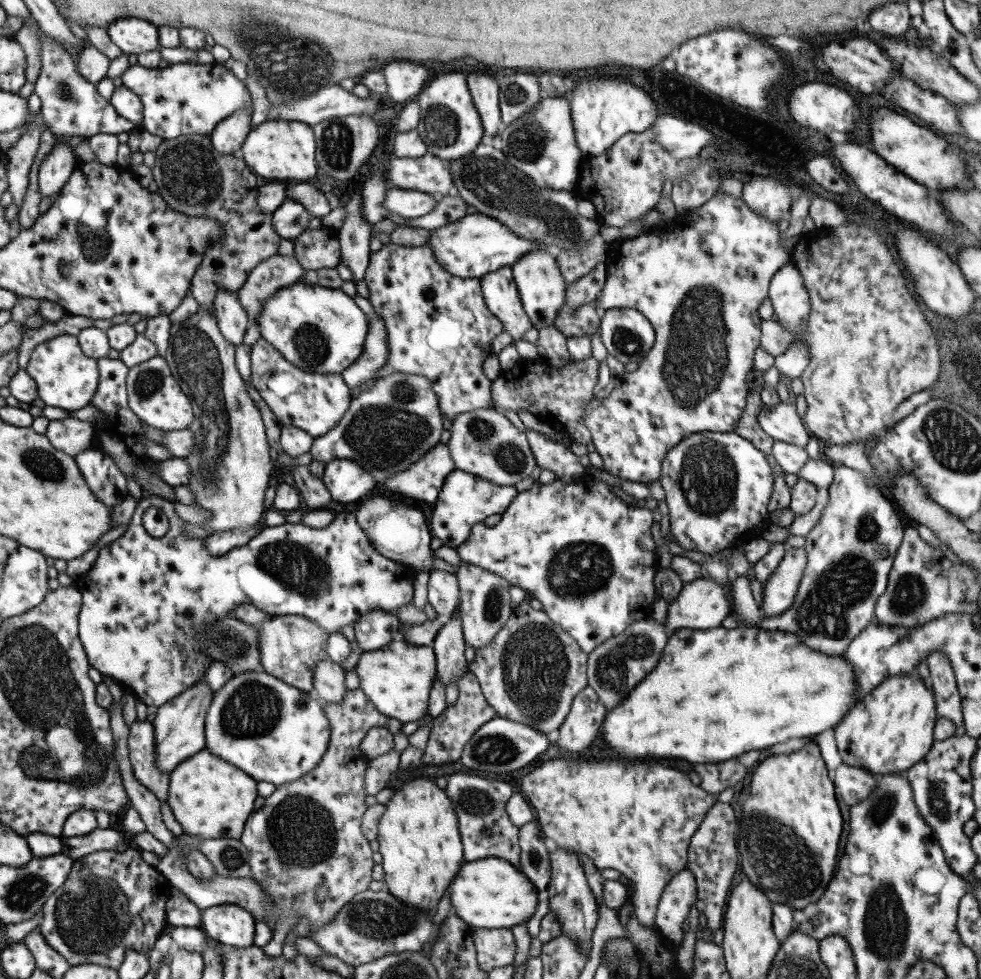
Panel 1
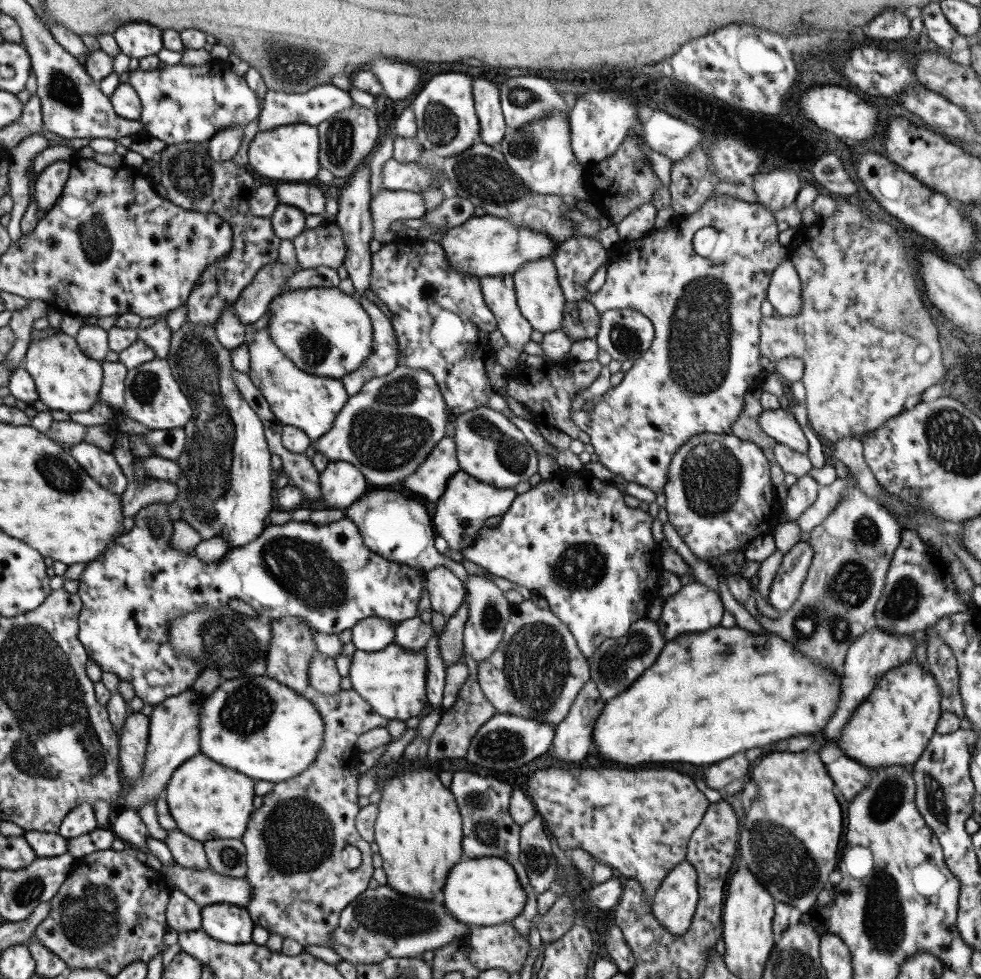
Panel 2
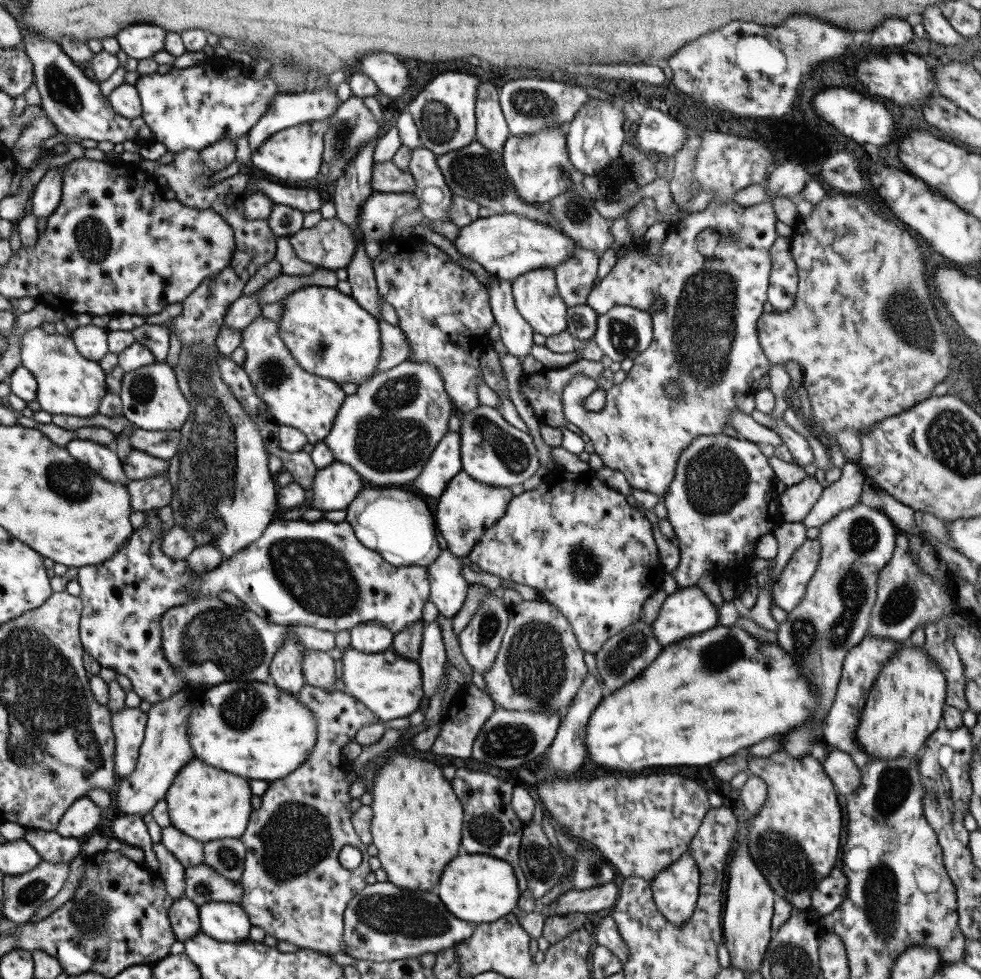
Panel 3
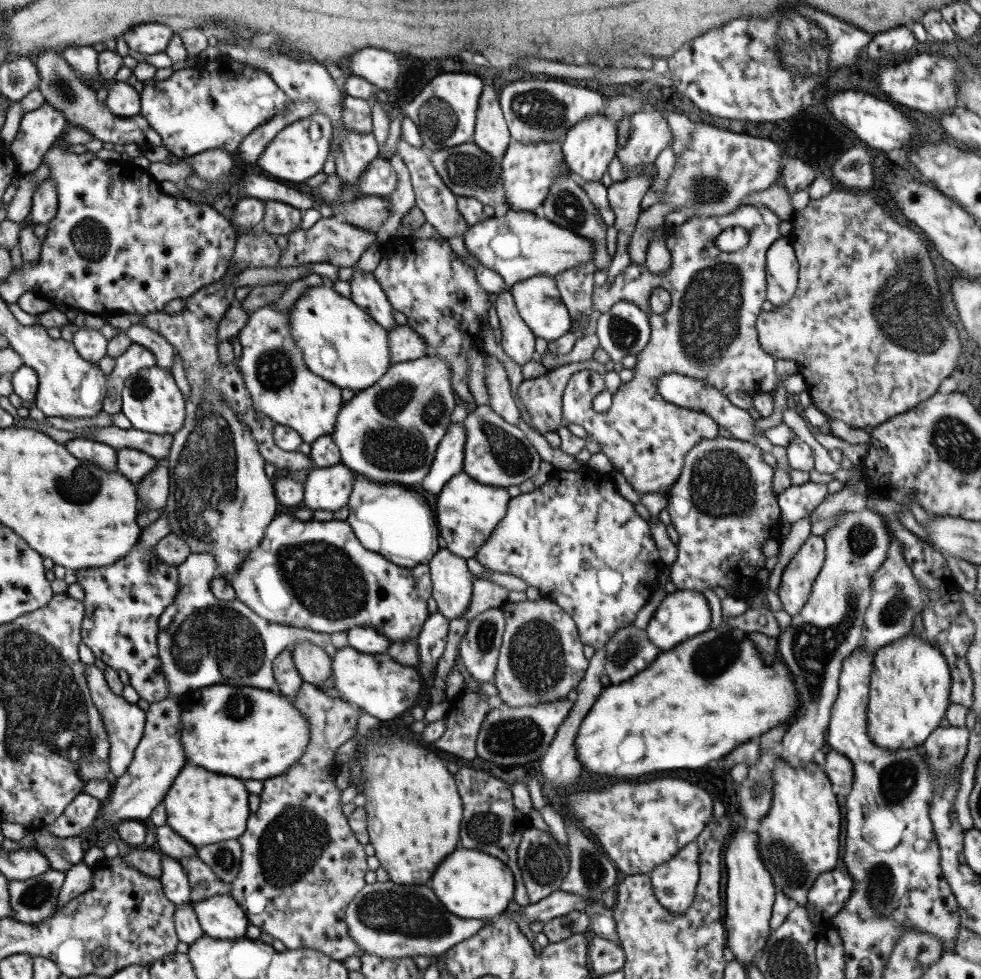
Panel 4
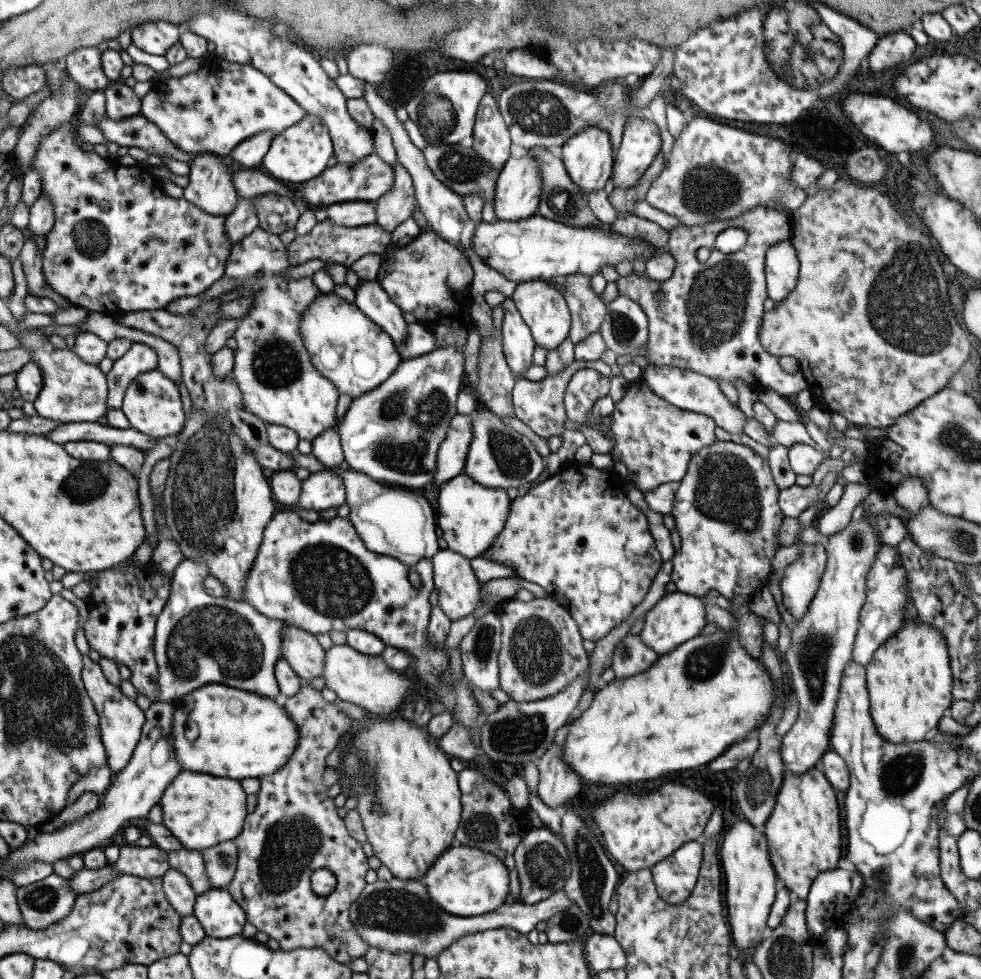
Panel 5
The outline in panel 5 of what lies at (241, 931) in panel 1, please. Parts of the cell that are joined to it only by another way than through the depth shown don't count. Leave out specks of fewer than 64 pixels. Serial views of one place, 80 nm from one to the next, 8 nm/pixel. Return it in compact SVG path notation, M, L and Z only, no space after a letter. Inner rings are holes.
M210 889L195 896L192 916L208 937L229 938L239 935L246 924L243 910L224 889Z

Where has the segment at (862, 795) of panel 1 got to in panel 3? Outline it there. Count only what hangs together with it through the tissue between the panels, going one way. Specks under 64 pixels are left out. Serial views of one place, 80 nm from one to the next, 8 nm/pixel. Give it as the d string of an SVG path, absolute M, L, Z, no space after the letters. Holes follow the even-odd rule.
M833 749L823 760L822 767L837 794L848 796L860 783L857 762L843 751Z

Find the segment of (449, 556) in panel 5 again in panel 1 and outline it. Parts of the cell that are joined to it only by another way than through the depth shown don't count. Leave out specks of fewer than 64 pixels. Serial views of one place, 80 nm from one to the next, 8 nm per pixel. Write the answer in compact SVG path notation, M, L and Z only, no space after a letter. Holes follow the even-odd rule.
M428 571L427 602L439 618L449 618L453 608L458 606L458 586L455 575L447 571Z

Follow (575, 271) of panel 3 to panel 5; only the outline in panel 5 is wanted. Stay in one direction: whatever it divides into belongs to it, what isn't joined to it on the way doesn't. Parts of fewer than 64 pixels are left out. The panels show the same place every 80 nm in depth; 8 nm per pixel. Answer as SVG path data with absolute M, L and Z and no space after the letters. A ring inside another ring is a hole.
M570 274L558 278L562 297L570 312L568 339L581 342L592 332L598 332L599 325L606 314L606 305L589 287L589 277L584 274Z

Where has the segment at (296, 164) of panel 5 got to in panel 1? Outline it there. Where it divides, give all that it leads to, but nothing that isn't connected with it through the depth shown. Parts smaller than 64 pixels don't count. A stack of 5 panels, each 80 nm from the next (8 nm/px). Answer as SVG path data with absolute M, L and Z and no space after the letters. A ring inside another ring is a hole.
M266 120L250 129L237 155L257 176L279 182L305 182L319 174L312 127L299 121Z

